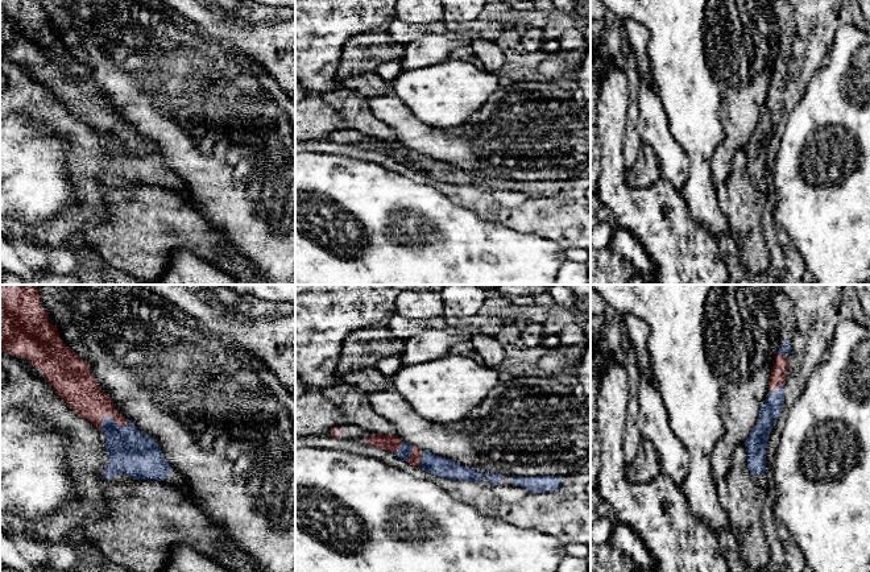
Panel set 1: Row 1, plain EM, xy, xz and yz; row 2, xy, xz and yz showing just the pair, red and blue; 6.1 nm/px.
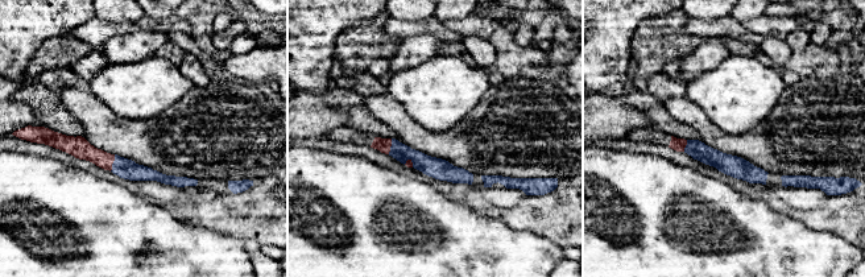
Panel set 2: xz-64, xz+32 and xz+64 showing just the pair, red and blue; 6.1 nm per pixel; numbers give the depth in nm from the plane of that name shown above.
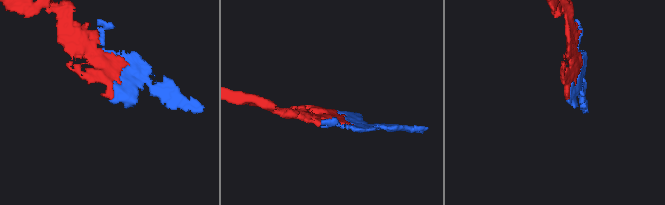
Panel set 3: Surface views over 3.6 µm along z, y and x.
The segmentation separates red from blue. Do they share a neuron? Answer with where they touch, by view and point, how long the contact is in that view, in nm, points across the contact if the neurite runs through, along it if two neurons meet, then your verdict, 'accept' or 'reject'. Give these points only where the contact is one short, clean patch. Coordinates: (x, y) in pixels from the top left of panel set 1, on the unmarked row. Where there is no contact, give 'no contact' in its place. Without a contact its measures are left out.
contact xy (110, 121); length 180 nm; accept

